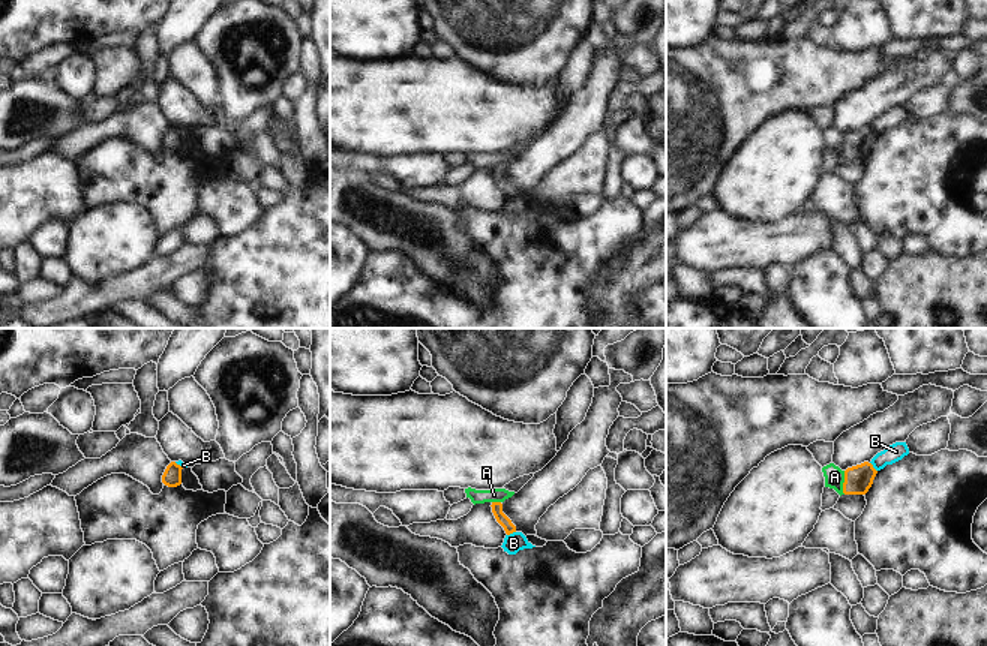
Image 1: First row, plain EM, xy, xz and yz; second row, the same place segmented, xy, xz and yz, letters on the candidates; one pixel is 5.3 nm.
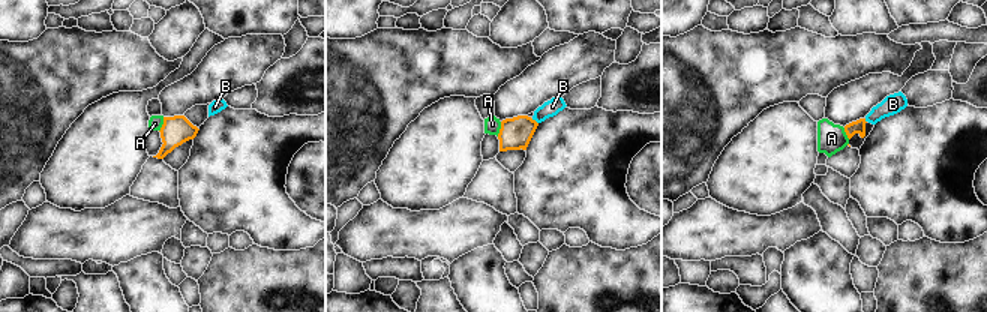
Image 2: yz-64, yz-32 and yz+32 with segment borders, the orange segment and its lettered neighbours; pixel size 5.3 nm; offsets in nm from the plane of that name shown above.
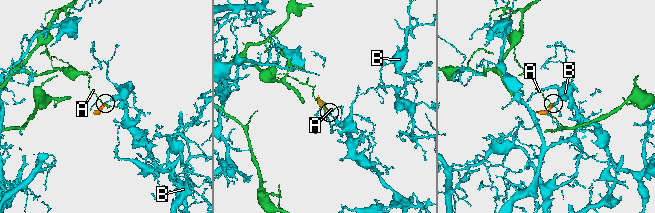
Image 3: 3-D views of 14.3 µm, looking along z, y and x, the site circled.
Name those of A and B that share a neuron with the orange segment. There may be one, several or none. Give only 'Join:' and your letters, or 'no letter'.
Join: no letter

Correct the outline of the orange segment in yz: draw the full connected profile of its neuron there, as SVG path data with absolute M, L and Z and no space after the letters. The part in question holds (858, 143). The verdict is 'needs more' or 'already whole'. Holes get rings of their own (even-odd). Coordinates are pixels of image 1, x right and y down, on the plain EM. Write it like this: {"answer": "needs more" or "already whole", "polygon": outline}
{"answer": "already whole", "polygon": "M872 127L848 132L844 135L843 157L844 159L866 159L873 148L878 135Z"}

